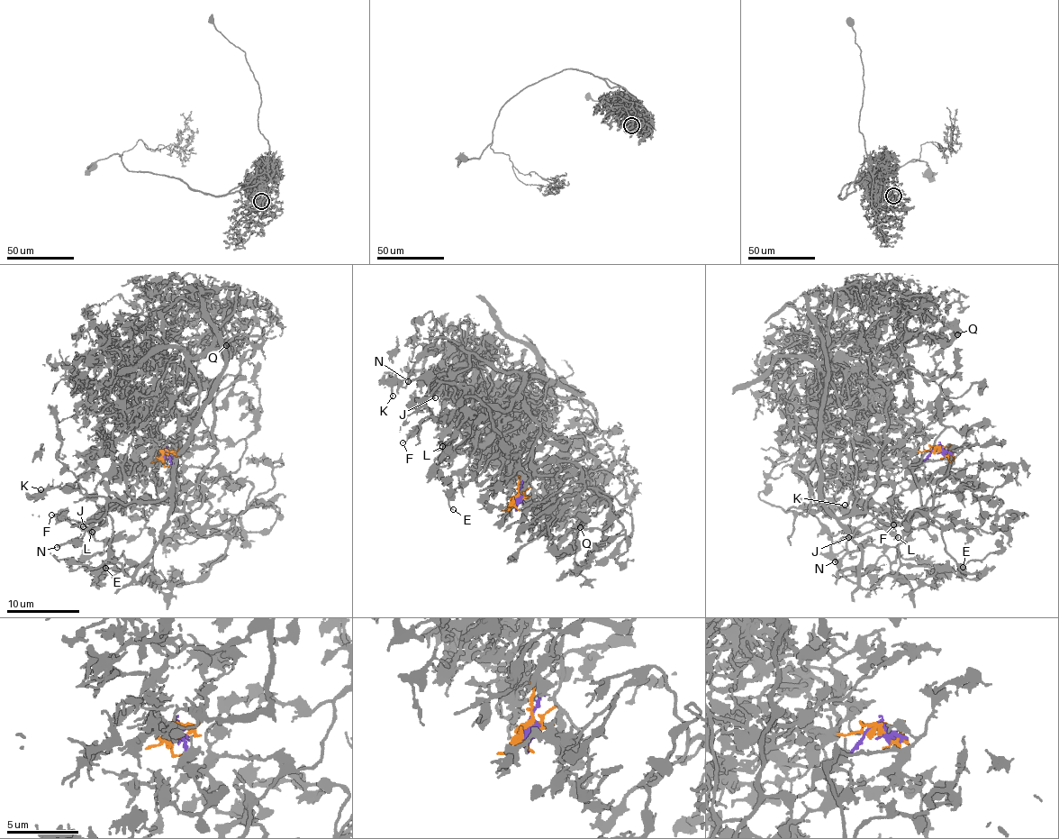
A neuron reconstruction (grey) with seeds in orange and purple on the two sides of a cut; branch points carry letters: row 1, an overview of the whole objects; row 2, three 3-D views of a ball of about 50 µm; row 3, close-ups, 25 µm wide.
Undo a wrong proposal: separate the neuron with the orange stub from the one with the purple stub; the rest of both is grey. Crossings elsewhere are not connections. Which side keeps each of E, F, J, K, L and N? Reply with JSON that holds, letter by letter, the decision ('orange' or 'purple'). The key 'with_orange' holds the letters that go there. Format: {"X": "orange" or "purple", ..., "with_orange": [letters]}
{"E": "purple", "F": "purple", "J": "purple", "K": "purple", "L": "purple", "N": "purple", "with_orange": []}

